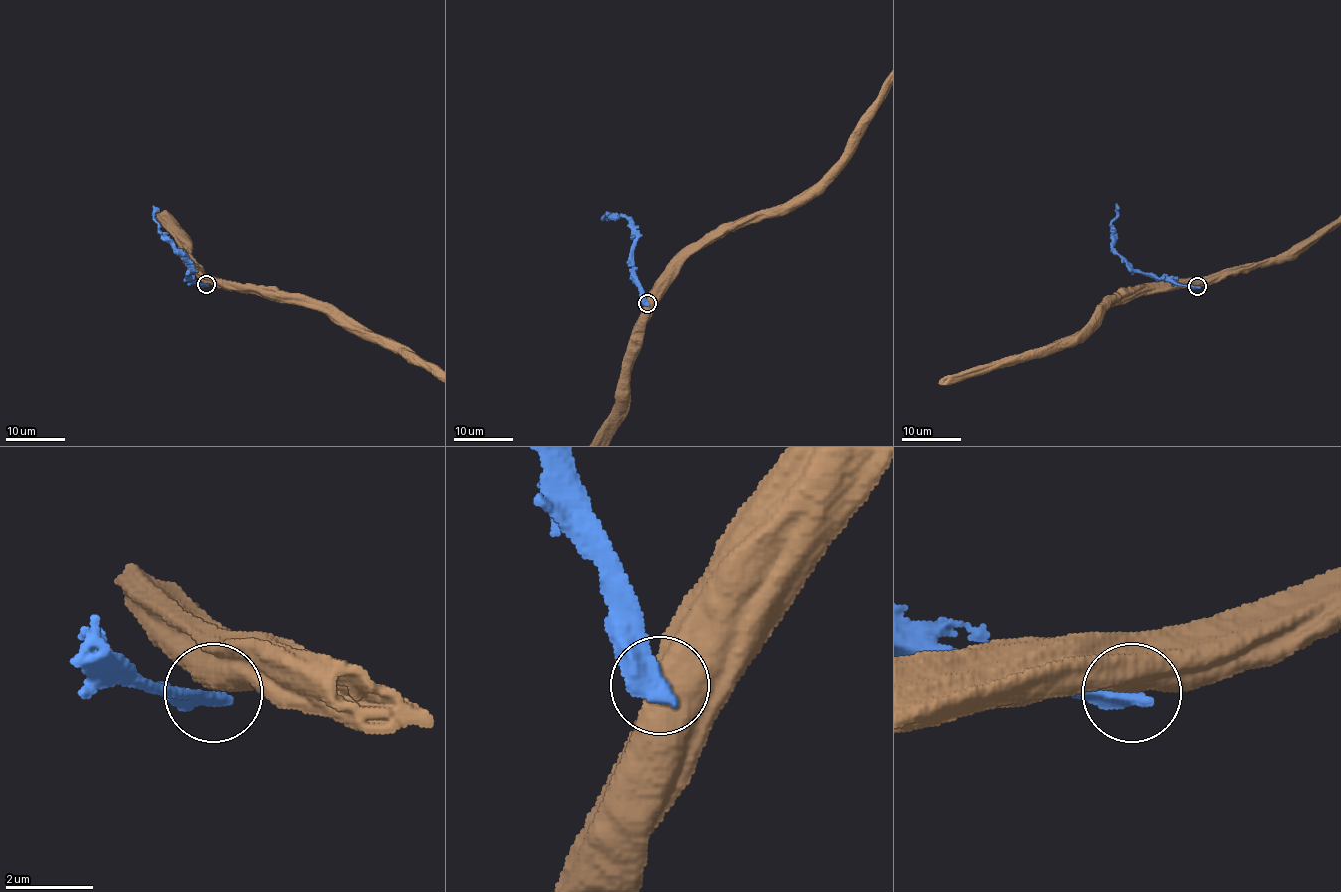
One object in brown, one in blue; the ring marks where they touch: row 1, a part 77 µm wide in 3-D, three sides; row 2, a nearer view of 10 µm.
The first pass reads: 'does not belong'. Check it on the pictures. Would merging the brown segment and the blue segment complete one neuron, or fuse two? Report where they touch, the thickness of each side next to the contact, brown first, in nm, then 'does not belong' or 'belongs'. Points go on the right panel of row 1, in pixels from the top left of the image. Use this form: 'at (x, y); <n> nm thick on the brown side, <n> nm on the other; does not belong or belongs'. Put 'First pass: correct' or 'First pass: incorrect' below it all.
at (1197, 286); 800 nm thick on the brown side, 500 nm on the other; does not belong
First pass: correct

